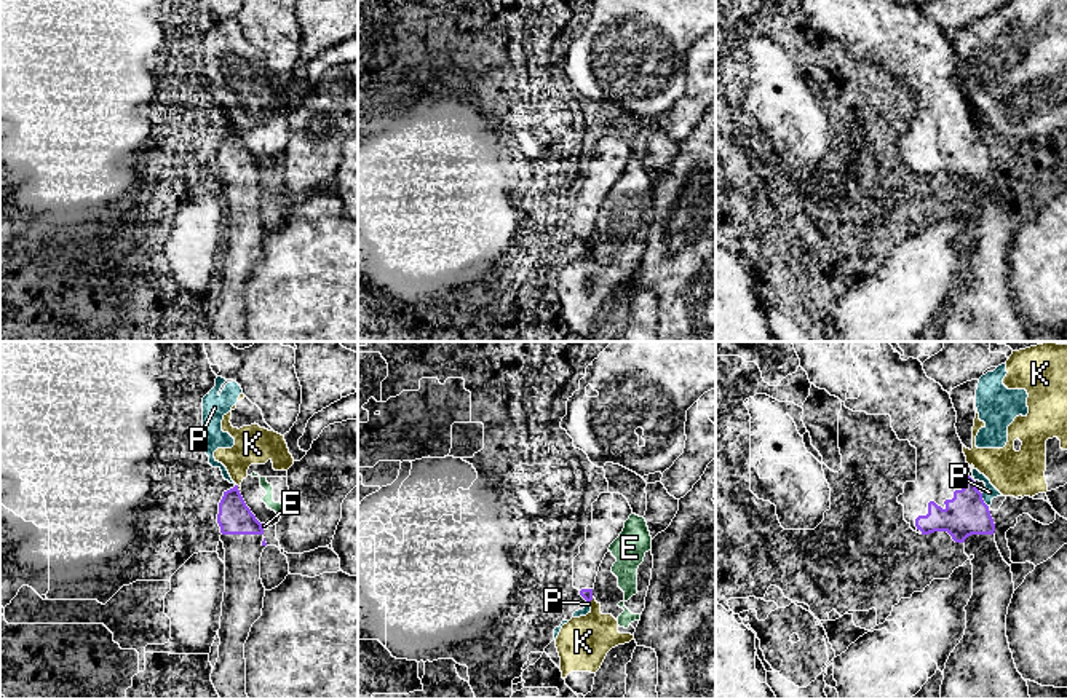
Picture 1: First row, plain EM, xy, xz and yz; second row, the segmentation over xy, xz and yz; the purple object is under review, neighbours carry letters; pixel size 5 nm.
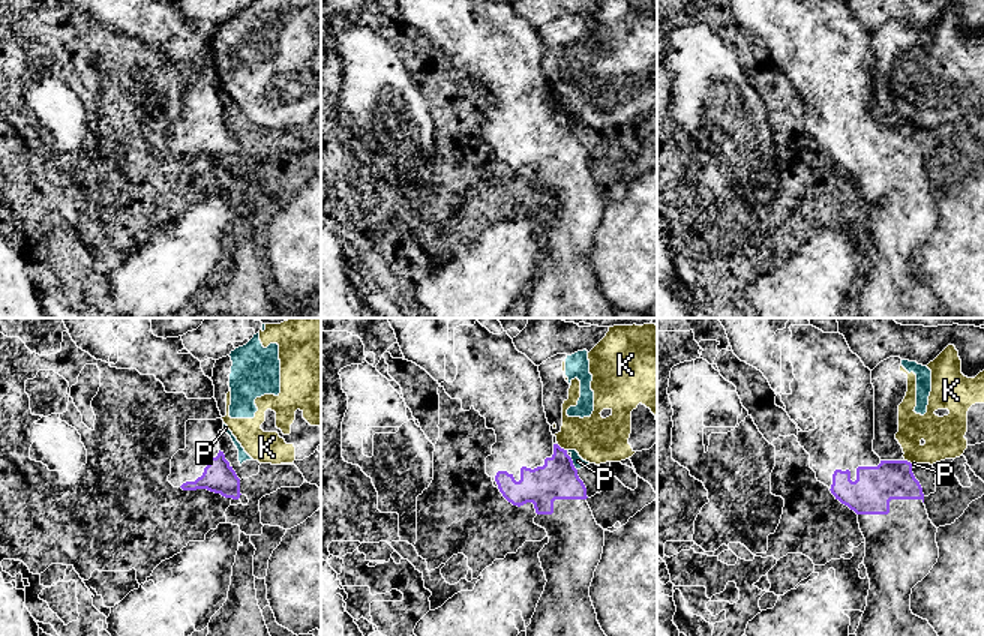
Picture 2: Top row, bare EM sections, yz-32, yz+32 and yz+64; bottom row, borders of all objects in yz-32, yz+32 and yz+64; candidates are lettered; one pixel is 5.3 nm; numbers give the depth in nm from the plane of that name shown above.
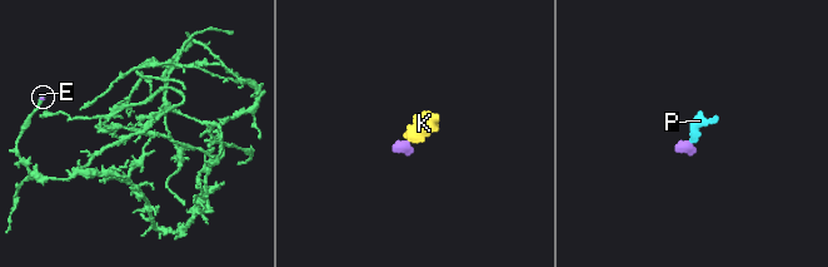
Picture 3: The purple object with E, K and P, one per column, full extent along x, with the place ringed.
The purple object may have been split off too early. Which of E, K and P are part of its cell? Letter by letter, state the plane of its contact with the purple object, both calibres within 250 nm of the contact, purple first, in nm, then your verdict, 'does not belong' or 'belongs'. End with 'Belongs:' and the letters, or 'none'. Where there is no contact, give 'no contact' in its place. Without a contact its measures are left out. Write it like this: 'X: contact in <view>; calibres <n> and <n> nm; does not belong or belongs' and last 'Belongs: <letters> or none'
E: contact in xy; calibres 170 and 20 nm; does not belong
K: contact in xy; calibres 170 and 190 nm; does not belong
P: contact in yz; calibres 220 and 70 nm; does not belong
Belongs: none

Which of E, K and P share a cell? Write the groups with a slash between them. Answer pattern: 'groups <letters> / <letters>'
groups E K P

